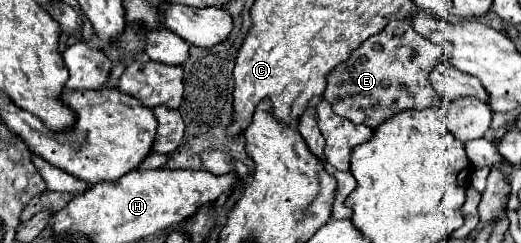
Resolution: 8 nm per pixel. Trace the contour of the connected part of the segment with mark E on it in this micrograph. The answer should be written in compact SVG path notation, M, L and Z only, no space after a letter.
M393 20L385 26L381 34L375 34L367 38L357 50L351 52L349 60L341 62L329 76L327 76L327 88L323 92L323 98L331 104L333 112L351 120L353 124L367 124L369 128L375 128L383 122L383 118L389 118L401 110L419 110L419 108L439 108L443 104L443 98L433 94L433 88L429 86L429 68L437 66L441 62L441 46L433 46L429 40L421 38L413 28L409 28L407 20Z

